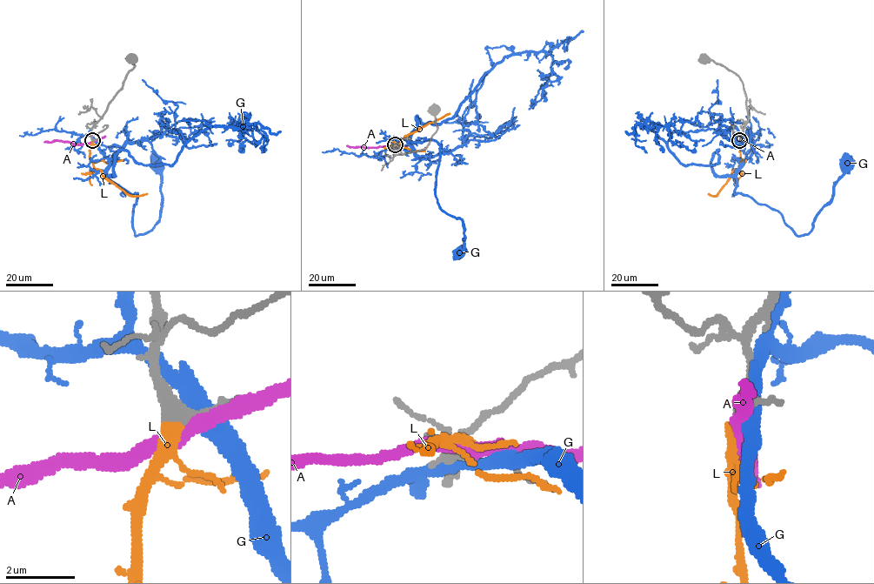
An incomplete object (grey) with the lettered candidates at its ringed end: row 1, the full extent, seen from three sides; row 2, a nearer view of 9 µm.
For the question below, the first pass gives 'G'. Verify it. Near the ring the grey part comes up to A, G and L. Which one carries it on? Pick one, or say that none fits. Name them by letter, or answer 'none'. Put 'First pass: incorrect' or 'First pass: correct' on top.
First pass: incorrect
L

